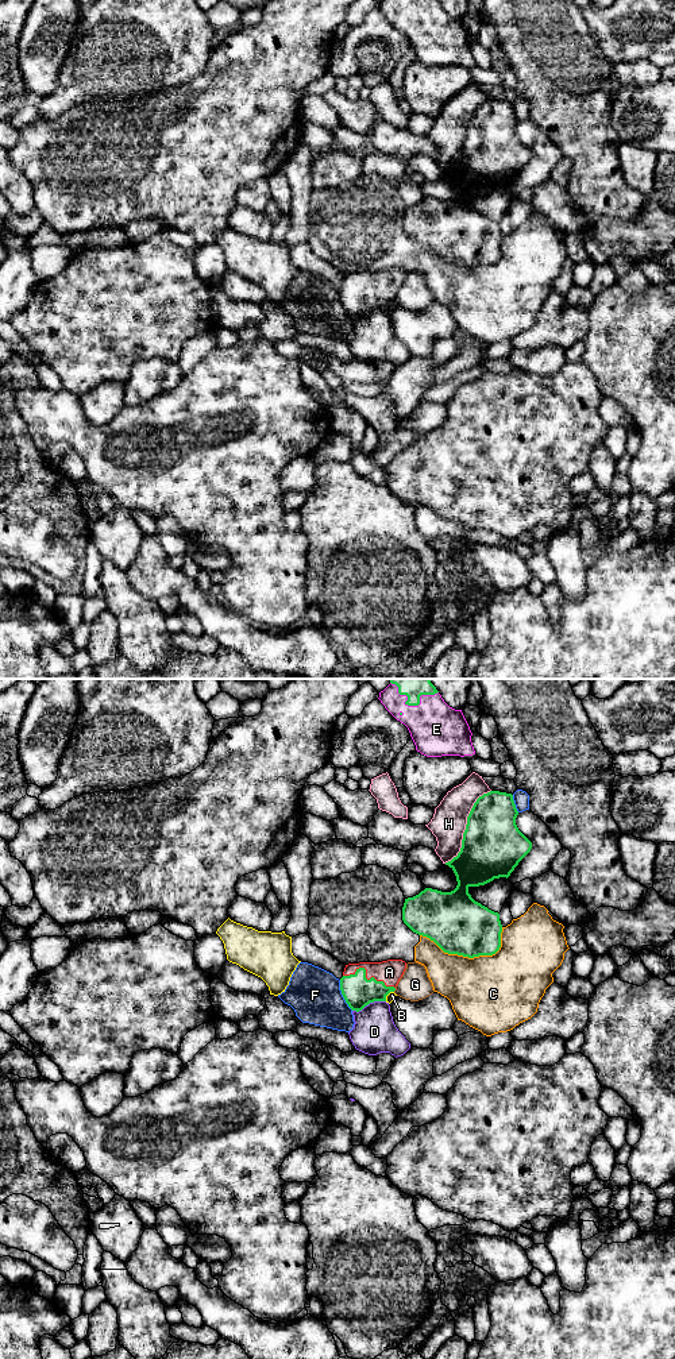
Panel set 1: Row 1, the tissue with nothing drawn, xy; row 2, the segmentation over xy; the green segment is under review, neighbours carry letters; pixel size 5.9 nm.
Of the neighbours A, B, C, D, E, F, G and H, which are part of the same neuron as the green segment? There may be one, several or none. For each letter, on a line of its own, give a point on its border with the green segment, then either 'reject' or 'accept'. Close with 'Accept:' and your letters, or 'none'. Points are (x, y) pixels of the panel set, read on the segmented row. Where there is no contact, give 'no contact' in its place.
A: contact xy (365, 977); accept
B: contact xy (388, 993); reject
C: contact xy (470, 957); reject
D: contact xy (369, 1003); reject
E: contact xy (412, 705); accept
F: contact xy (342, 993); reject
G: contact xy (394, 989); reject
H: contact xy (466, 826); reject
Accept: A, E

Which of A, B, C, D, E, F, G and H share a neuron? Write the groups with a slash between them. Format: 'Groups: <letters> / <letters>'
Groups: A E / B / C / D / F / G / H

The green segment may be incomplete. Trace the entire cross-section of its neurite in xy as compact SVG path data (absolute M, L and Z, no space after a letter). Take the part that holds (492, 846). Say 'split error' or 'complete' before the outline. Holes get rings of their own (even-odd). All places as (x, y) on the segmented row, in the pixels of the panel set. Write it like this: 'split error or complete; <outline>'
complete; M490 791L477 799L467 816L460 852L446 862L456 876L456 888L451 892L425 888L418 895L405 899L402 920L413 933L429 938L448 954L474 958L493 955L500 950L500 914L475 902L468 888L485 885L500 877L508 879L531 852L532 842L518 830L517 815L512 794Z

